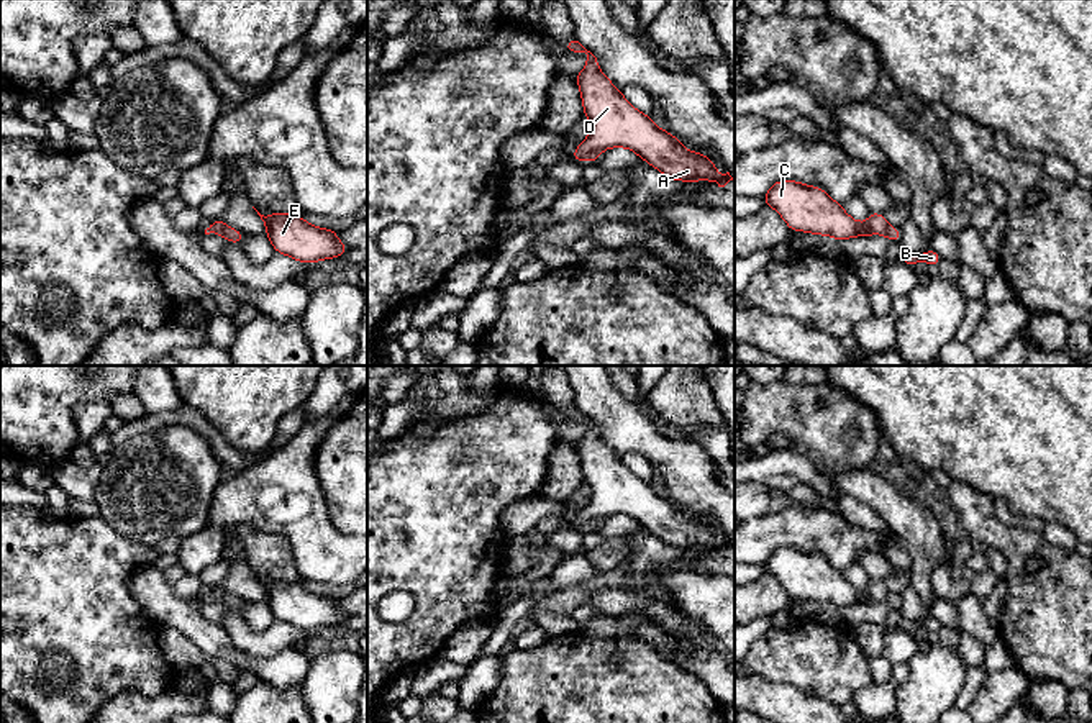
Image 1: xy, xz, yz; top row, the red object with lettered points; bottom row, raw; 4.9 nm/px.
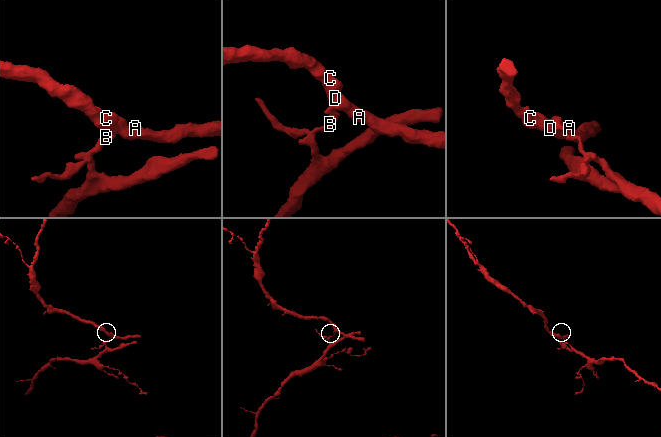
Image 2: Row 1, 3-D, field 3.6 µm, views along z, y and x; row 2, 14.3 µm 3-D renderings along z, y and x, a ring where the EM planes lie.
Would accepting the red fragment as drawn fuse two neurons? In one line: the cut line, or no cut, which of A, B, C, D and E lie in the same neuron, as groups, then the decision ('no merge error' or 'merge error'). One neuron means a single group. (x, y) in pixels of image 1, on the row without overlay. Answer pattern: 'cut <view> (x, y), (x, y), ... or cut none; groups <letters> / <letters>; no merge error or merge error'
cut xz (599, 517), (586, 523), (576, 518); groups A C D E / B; merge error

